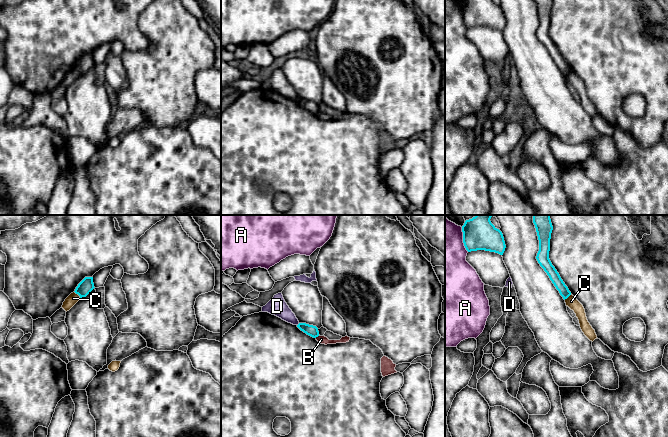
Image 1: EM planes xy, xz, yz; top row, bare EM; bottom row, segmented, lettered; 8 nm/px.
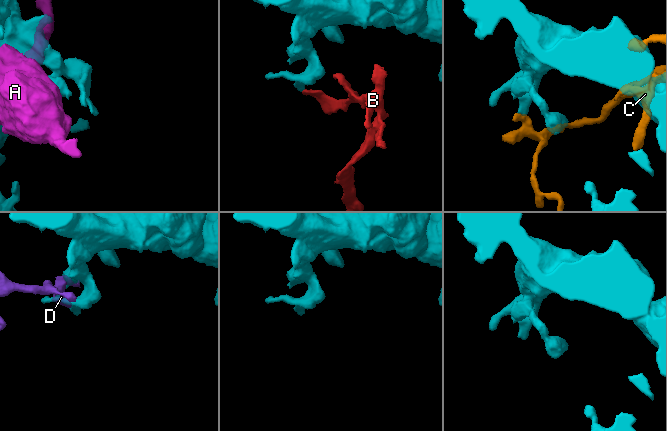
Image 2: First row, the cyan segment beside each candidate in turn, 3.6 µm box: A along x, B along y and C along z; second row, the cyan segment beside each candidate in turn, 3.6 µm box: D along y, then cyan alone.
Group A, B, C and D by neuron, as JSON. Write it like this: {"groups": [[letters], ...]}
{"groups": [["A"], ["B"], ["C"], ["D"]]}

